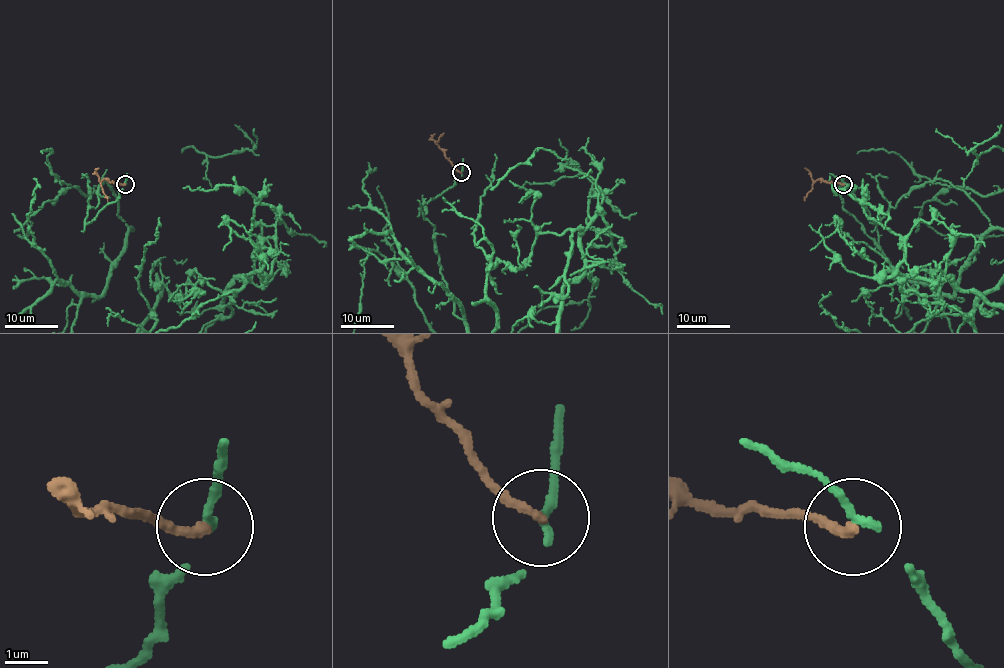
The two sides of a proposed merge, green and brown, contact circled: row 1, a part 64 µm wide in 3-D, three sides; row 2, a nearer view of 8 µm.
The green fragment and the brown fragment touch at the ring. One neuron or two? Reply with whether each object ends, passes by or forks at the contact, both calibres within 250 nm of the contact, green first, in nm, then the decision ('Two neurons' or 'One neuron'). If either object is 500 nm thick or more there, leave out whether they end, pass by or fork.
At the ring green ends. At the ring brown ends. Thickness 220 nm (green) against 220 nm. Two neurons

